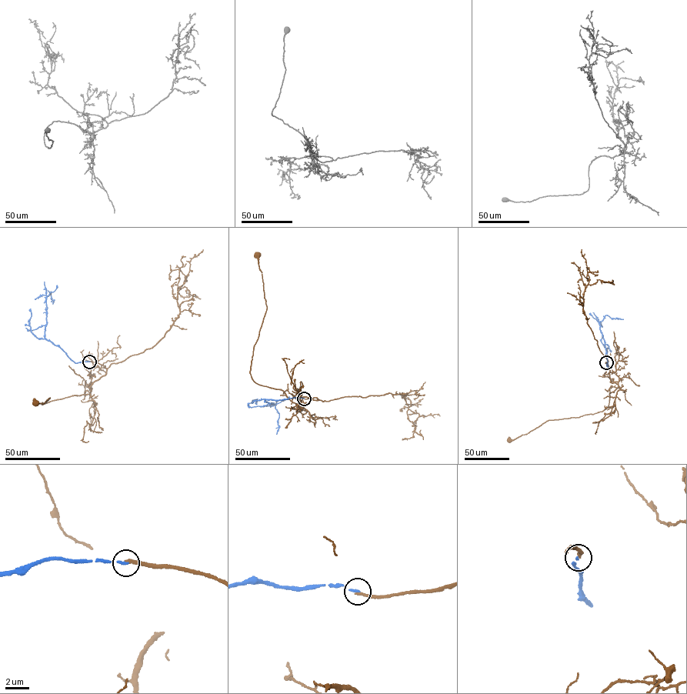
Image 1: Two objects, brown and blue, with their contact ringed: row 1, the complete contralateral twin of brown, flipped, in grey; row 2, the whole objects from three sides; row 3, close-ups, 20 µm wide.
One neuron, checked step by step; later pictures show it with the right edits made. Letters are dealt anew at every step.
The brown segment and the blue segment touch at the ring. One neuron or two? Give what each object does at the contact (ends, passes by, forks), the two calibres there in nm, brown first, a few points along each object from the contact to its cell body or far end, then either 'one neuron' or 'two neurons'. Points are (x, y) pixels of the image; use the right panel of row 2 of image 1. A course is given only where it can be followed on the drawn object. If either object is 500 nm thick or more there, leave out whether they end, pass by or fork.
brown ends; blue ends; calibres 240 and 180 nm; course brown (606, 362), (611, 382), (618, 385), (609, 394), (605, 409), (578, 417), (548, 420), (528, 433), (508, 440); course blue (606, 362), (599, 322), (605, 315), (623, 319); two neurons

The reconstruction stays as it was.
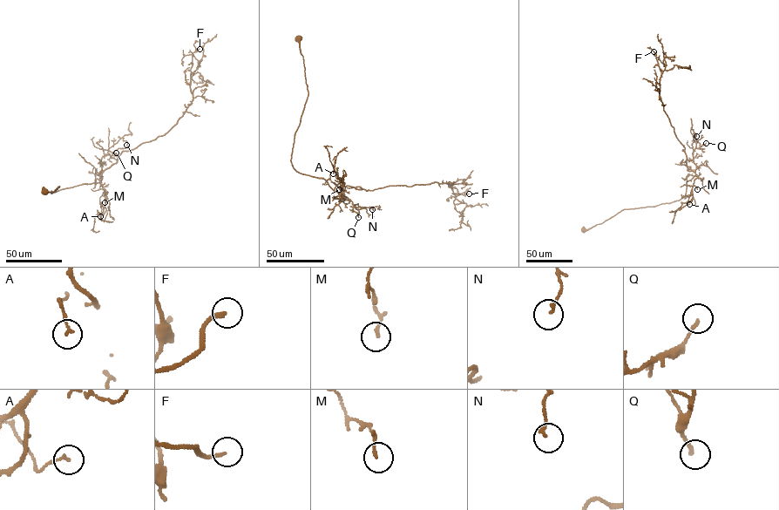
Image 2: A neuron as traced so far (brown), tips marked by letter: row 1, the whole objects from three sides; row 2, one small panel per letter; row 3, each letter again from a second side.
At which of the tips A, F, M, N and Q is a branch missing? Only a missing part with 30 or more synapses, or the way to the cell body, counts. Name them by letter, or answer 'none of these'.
F

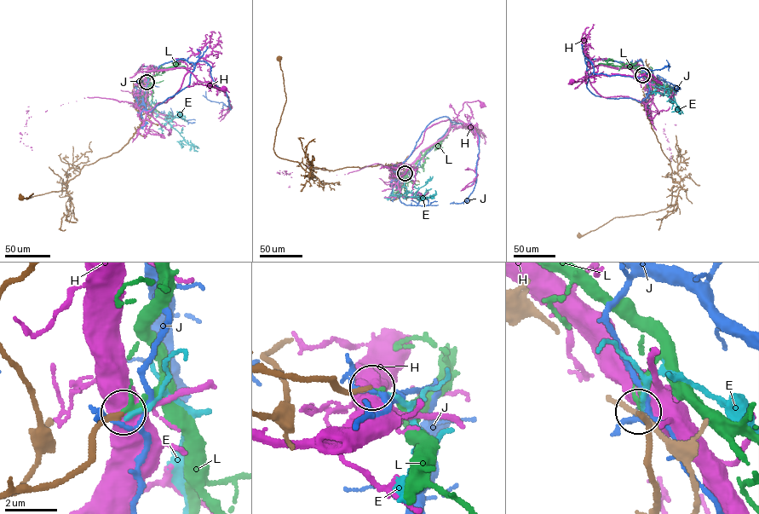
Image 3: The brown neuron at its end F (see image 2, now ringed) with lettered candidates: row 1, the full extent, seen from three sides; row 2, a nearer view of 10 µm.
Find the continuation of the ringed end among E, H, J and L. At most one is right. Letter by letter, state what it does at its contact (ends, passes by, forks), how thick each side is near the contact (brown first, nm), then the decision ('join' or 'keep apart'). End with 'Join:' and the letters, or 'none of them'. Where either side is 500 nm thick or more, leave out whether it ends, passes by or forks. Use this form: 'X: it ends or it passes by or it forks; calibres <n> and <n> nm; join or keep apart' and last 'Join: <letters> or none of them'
E: it ends; calibres 200 and 170 nm; keep apart
H: calibres 220 and 800 nm; keep apart
J: it passes by; calibres 240 and 160 nm; keep apart
L: it passes by; calibres 190 and 150 nm; keep apart
Join: none of them

